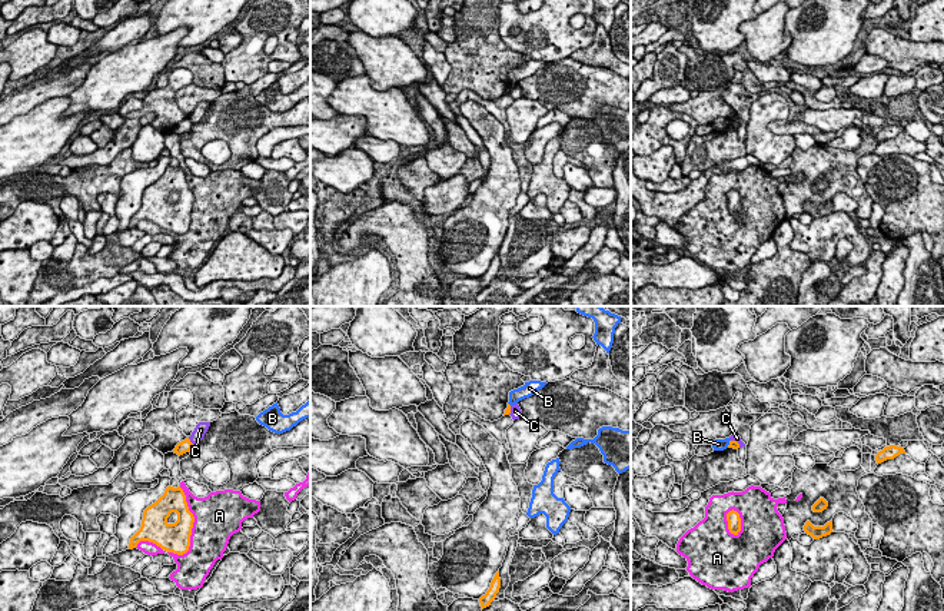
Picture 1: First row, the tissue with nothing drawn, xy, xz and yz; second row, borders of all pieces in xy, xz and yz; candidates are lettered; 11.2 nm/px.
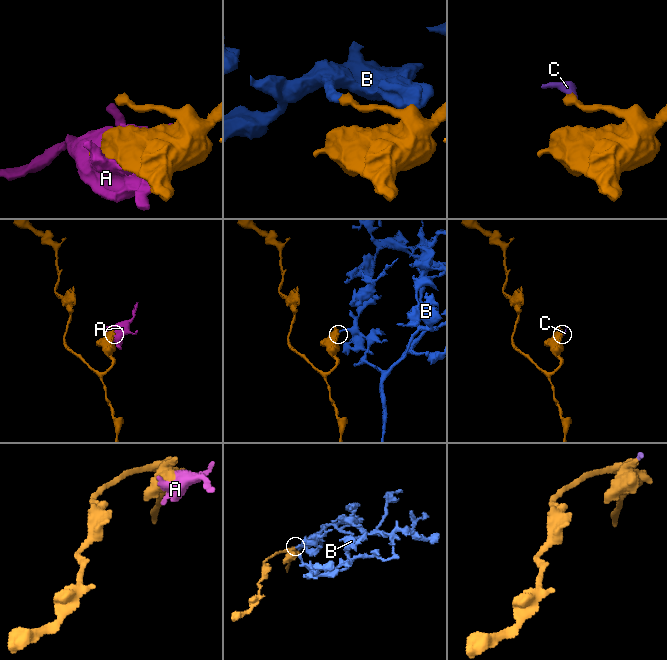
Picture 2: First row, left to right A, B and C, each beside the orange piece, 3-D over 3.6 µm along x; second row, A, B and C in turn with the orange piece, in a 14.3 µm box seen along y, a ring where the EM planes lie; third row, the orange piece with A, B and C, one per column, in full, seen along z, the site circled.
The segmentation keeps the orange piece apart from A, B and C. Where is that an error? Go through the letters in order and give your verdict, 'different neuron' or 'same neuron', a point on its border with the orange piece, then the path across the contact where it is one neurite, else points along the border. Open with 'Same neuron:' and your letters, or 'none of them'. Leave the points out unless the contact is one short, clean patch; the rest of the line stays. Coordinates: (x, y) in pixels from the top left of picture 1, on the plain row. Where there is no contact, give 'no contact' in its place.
Same neuron: none of them
A: different neuron; meets orange in xy at (193, 201)
B: different neuron; meets orange in yz at (730, 123); border along yz (730, 119), (727, 126)
C: different neuron; meets orange in xy at (189, 120); border along xy (188, 118), (193, 123)

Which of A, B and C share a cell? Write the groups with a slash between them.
A / B / C

